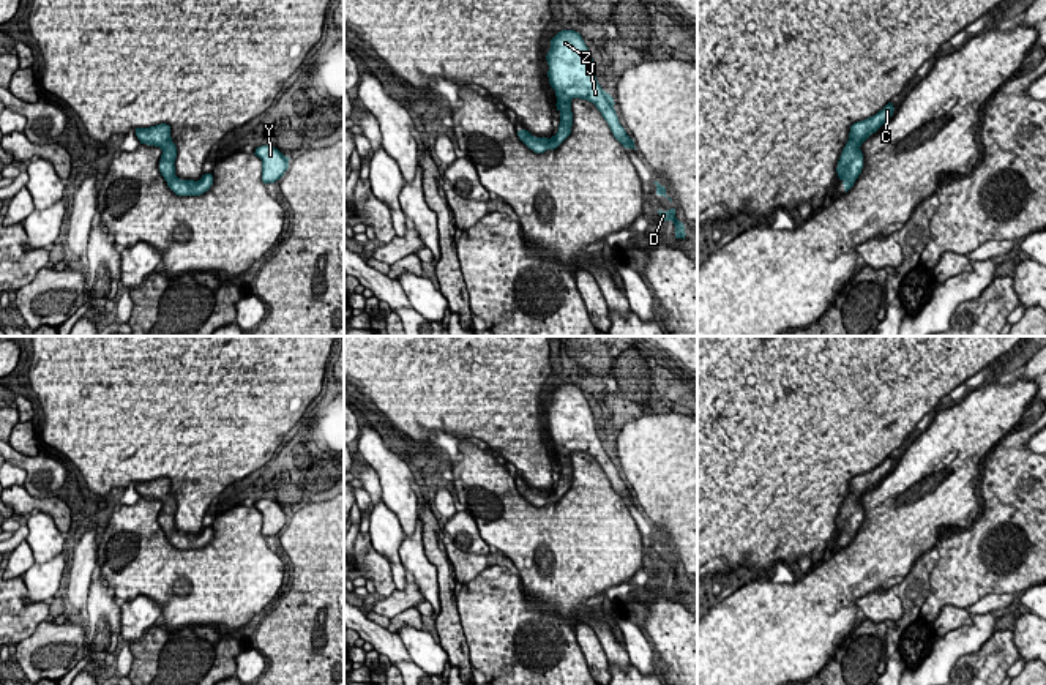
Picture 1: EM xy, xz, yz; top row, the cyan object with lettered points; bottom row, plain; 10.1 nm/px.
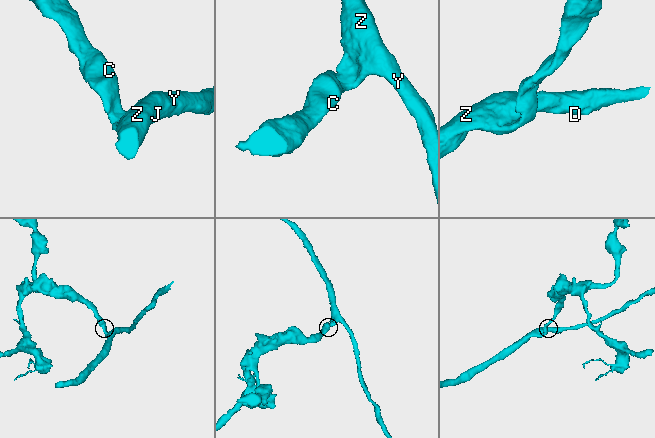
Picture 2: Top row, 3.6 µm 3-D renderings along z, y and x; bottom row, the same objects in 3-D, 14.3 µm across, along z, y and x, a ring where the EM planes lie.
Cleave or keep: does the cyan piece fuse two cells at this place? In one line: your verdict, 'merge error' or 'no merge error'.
no merge error

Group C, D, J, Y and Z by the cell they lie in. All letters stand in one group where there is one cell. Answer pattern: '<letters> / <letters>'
C D J Y Z

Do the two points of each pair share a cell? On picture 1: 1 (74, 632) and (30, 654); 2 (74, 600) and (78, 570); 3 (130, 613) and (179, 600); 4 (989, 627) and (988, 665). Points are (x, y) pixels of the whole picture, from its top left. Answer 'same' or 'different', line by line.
1: same
2: same
3: different
4: different

